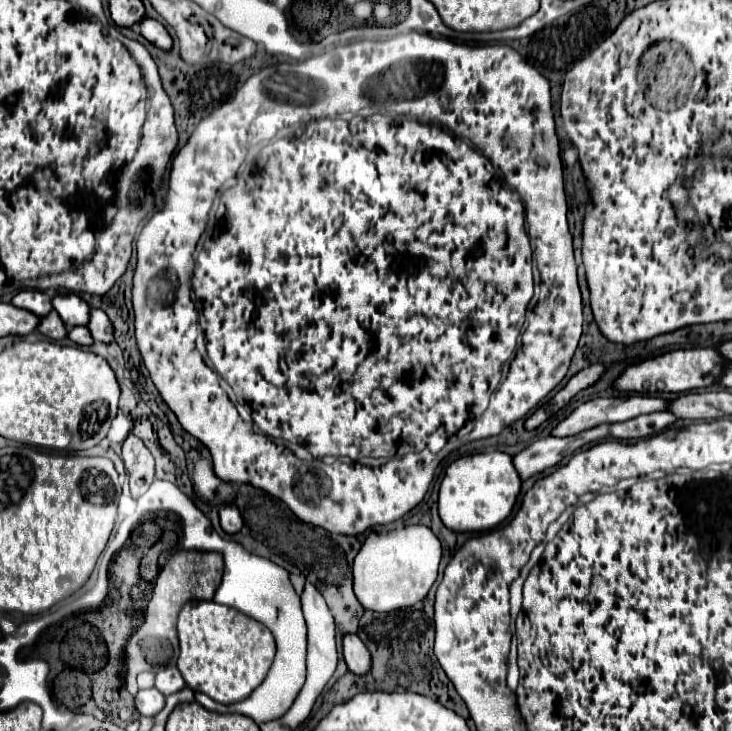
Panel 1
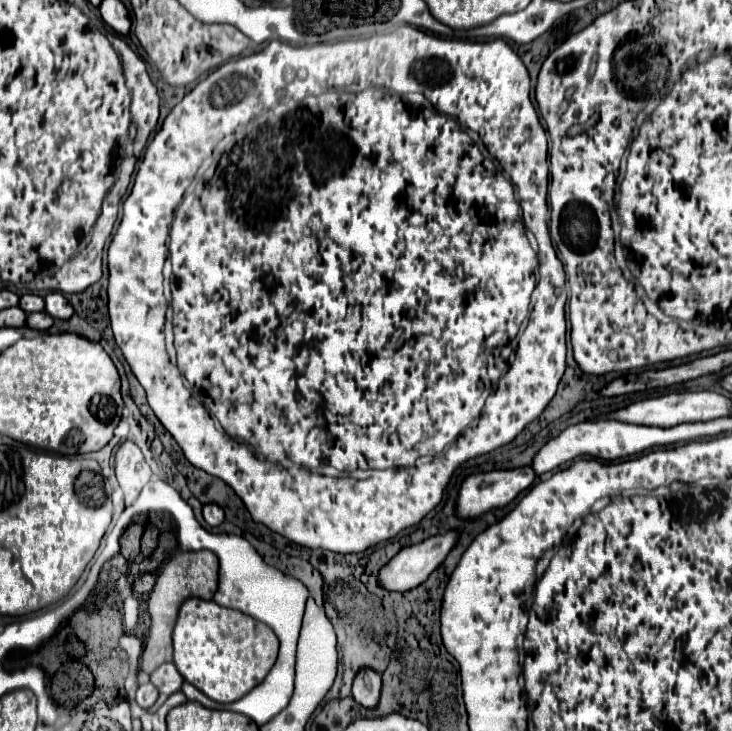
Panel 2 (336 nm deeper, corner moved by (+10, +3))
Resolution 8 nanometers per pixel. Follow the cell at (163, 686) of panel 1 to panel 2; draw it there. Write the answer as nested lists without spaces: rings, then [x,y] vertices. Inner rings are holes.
[[[172,662],[158,666],[158,668],[150,674],[150,680],[152,680],[152,684],[160,690],[160,696],[158,696],[156,706],[164,704],[170,694],[178,692],[180,686],[182,686],[182,682],[184,682],[182,674],[176,670],[176,666],[174,666]]]

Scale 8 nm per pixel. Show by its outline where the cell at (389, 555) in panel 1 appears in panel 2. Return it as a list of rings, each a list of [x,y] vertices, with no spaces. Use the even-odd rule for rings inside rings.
[[[450,530],[446,534],[432,536],[422,544],[400,550],[382,570],[380,584],[386,590],[406,592],[422,584],[432,570],[436,570],[448,556],[448,552],[458,542],[458,532]]]

